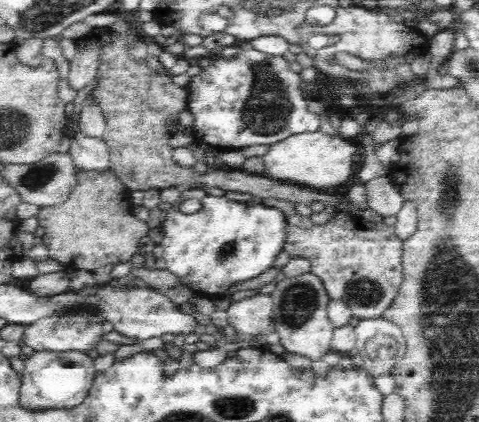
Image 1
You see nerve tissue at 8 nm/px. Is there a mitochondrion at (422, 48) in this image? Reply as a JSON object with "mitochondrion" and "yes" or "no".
{"mitochondrion":"no"}

